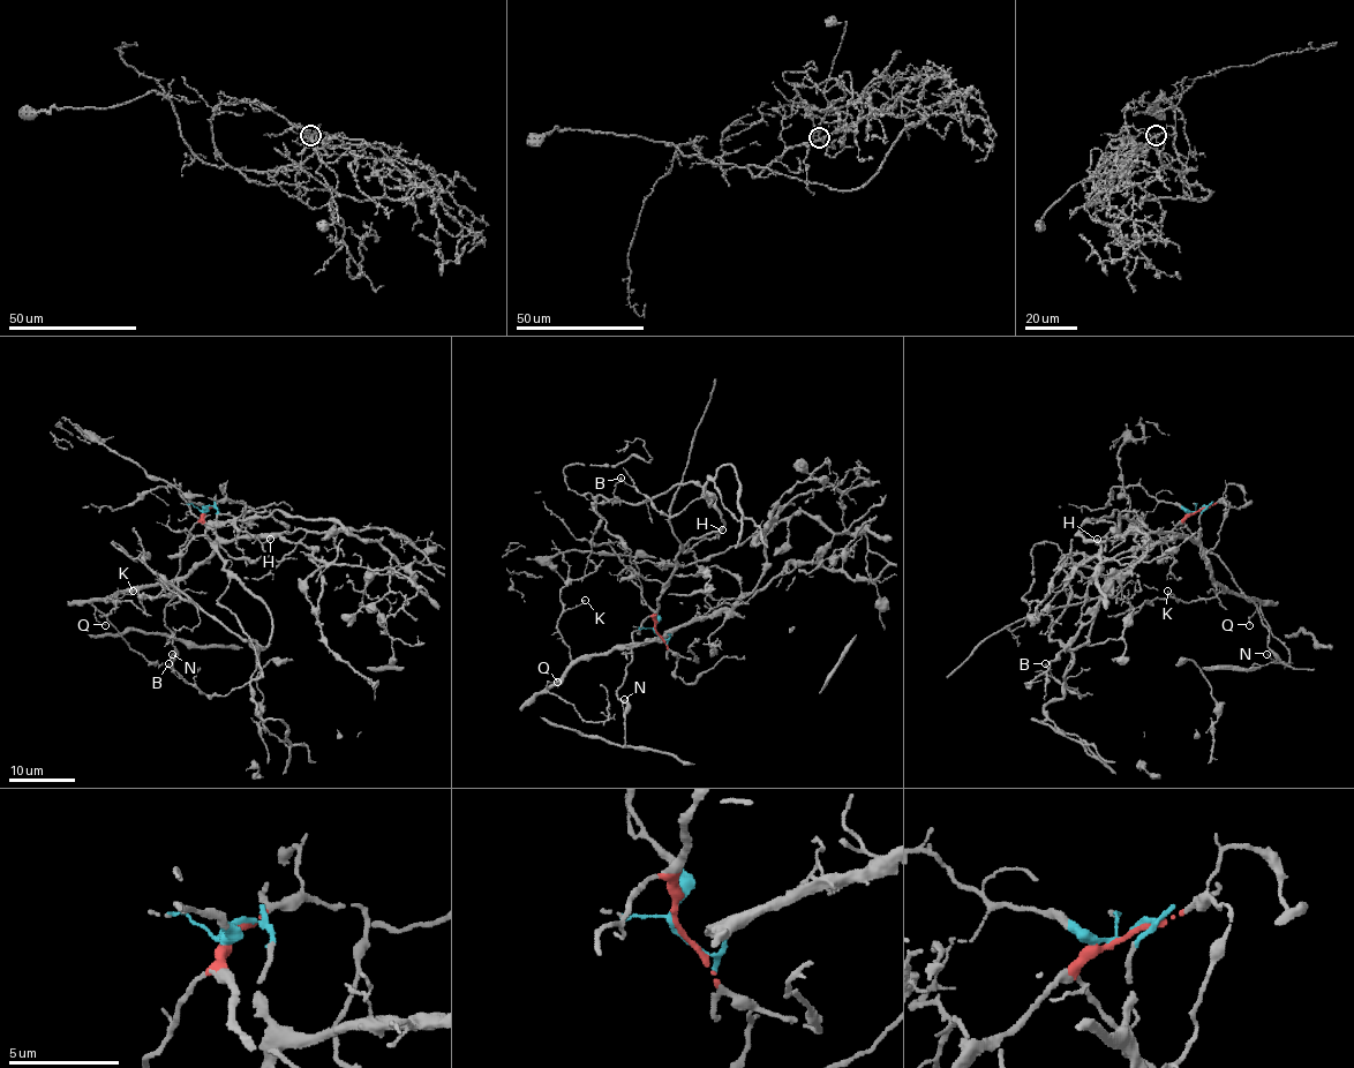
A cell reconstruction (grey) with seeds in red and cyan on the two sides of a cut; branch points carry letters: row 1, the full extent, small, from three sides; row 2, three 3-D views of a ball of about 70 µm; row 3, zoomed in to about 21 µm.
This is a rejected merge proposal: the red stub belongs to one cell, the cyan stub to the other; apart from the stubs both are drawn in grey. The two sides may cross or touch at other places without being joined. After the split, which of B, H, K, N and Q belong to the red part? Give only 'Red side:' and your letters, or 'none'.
Red side: B, N

